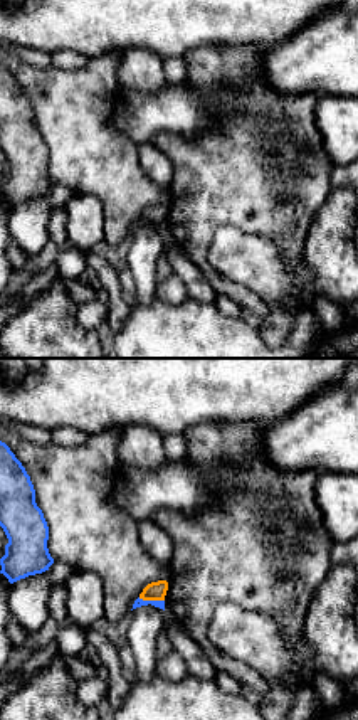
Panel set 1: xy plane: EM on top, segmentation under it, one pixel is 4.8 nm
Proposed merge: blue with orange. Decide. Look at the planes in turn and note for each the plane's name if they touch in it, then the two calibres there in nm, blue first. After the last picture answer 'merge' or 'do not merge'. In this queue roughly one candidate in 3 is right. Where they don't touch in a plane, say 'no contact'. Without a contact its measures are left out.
meets blue in xy; 50 nm thick on the blue side, 90 nm on the other

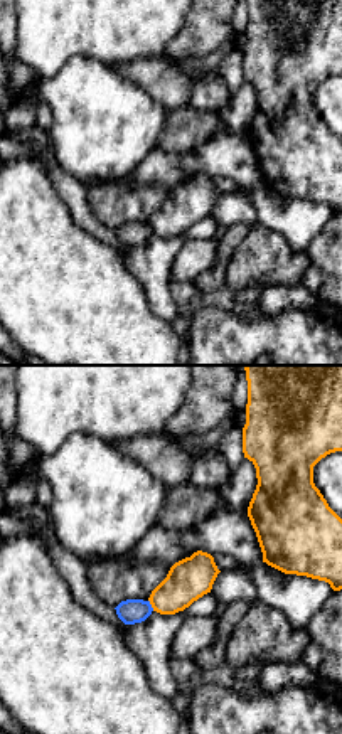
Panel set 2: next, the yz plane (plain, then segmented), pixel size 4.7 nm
meets blue in yz; 120 nm thick on the blue side, 200 nm on the other

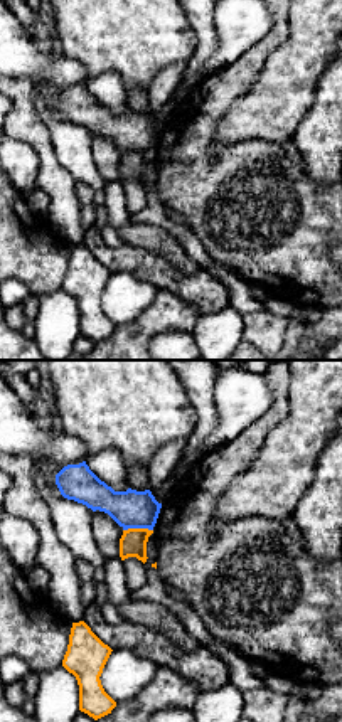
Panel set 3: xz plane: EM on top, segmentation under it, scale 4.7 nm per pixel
meets blue in xz; 180 nm thick on the blue side, 130 nm on the other

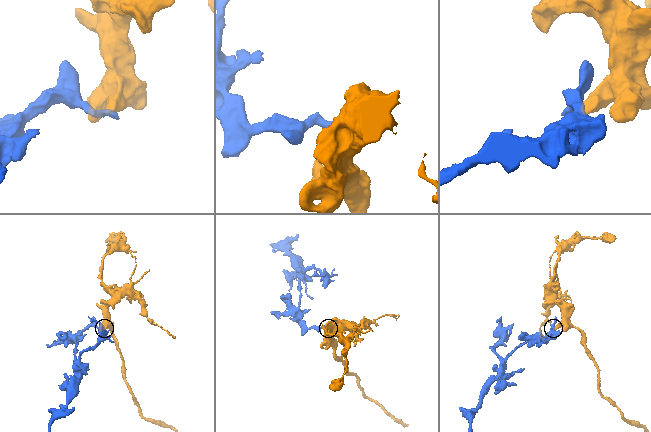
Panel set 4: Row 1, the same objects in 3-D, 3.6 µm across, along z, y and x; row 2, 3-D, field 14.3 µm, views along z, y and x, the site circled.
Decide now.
do not merge

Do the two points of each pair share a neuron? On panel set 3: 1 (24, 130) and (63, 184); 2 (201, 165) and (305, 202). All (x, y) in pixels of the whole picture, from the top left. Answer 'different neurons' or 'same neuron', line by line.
1: same neuron
2: same neuron

